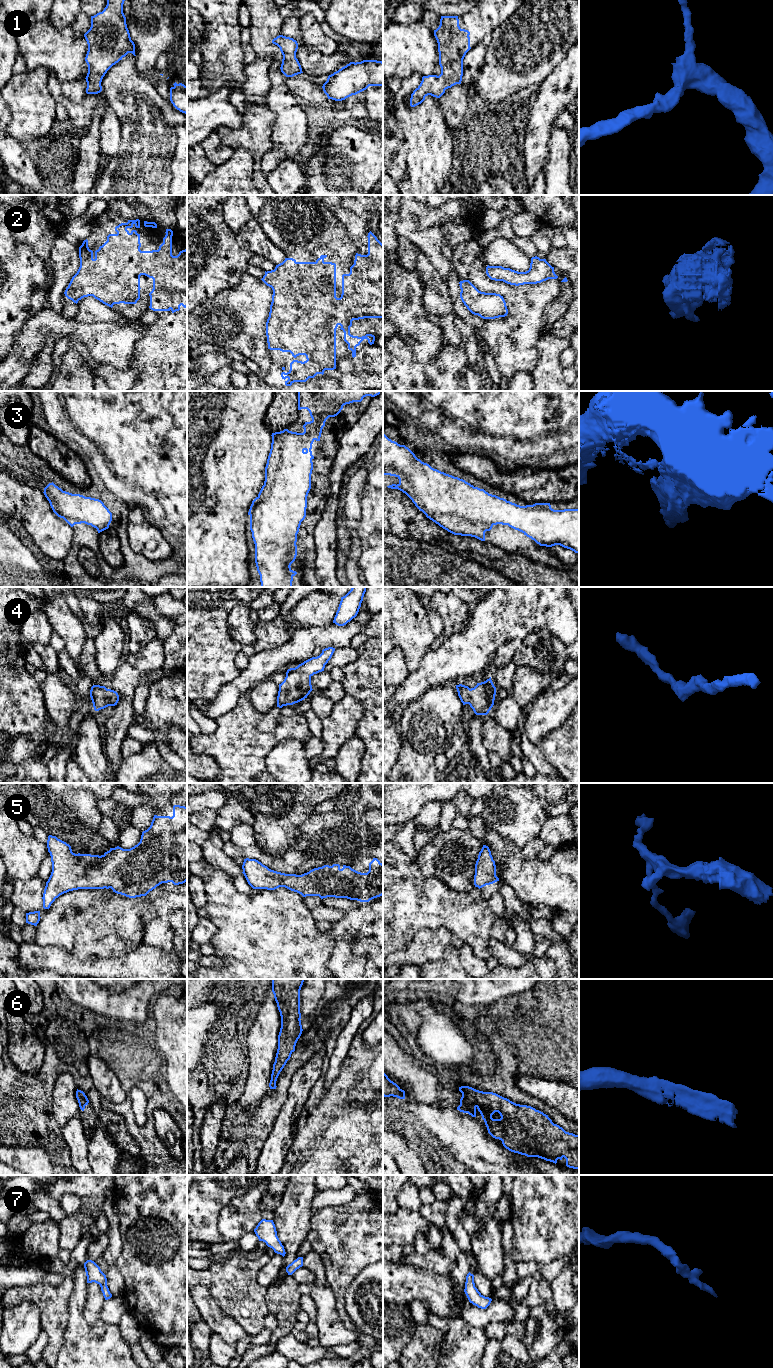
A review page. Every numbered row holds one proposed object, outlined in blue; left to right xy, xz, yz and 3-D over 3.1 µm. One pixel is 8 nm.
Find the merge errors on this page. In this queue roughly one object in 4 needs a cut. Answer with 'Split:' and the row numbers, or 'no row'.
Split: no row

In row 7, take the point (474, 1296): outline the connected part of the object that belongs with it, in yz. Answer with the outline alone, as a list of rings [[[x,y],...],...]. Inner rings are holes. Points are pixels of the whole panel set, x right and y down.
[[[470,1272],[466,1276],[464,1292],[469,1302],[481,1309],[486,1309],[492,1301],[491,1298],[483,1296],[478,1291],[474,1283],[474,1275]]]

